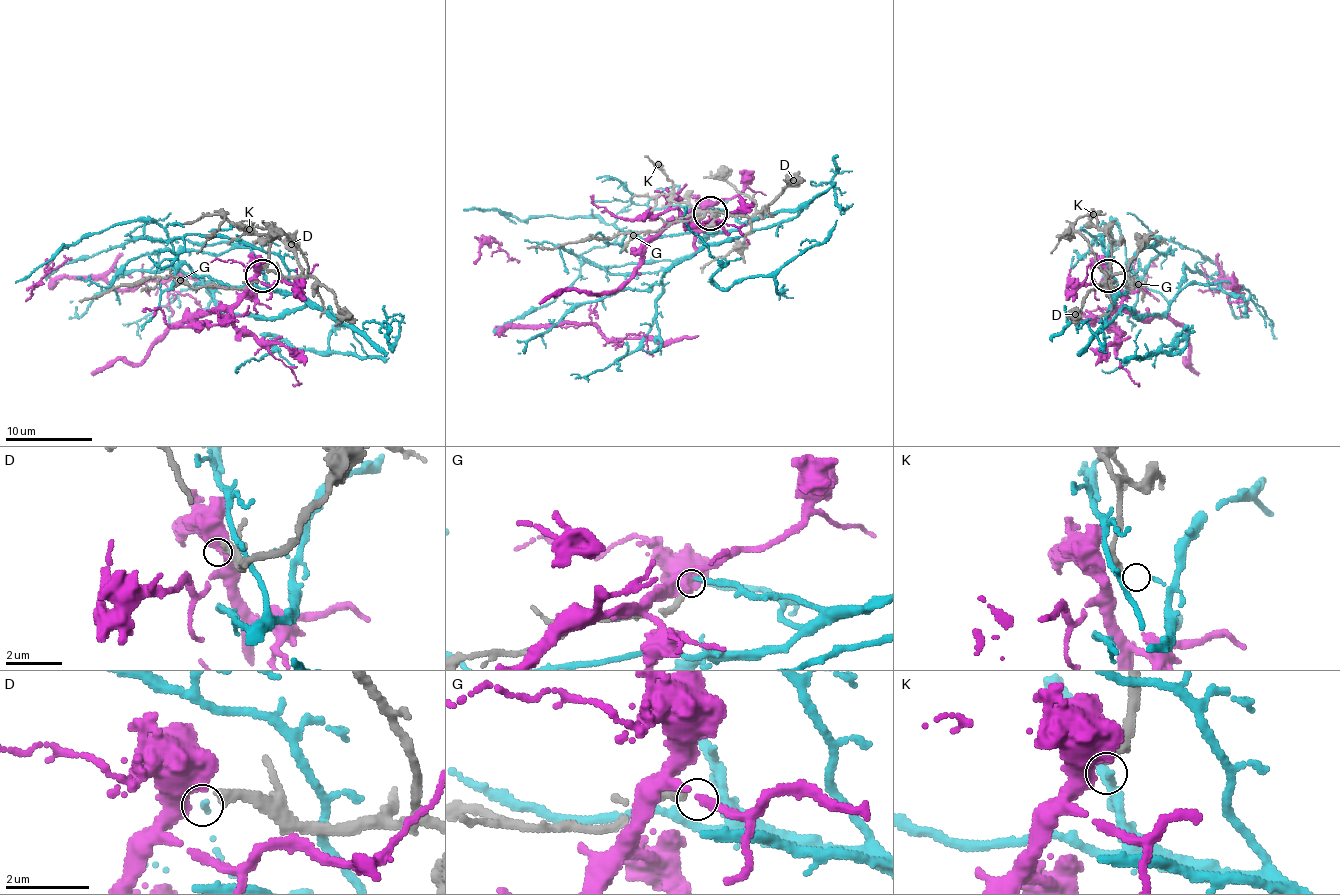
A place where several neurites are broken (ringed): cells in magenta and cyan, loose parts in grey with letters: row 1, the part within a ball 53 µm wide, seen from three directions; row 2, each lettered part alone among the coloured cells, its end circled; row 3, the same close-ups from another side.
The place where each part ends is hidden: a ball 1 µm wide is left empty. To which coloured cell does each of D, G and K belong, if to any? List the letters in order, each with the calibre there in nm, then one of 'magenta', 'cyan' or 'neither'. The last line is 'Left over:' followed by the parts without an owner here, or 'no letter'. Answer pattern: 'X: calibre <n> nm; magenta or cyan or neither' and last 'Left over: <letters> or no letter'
D: calibre 260 nm; magenta
G: calibre 240 nm; neither
K: calibre 240 nm; neither
Left over: G, K

